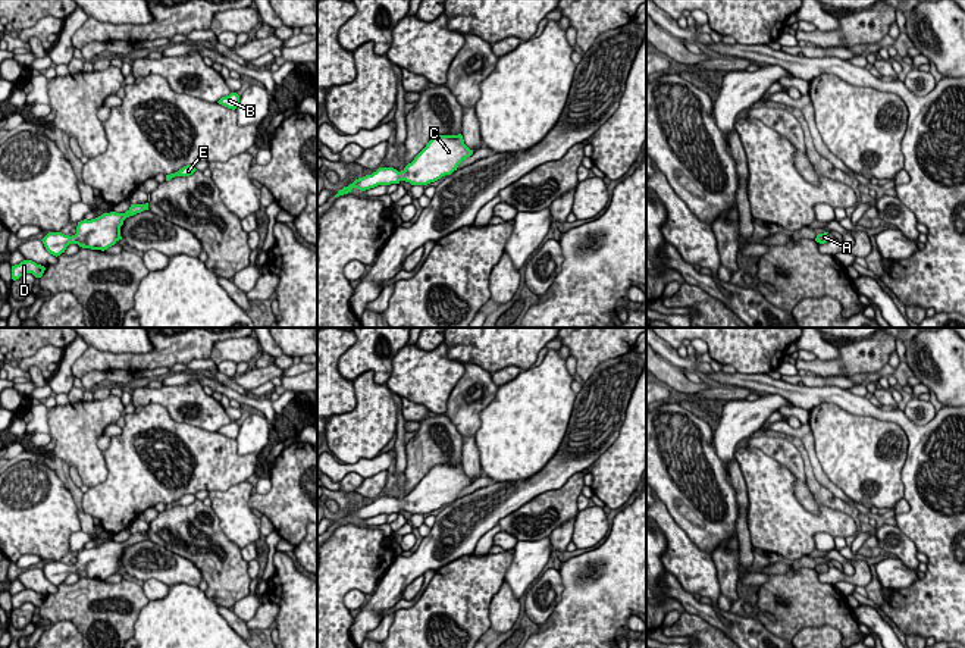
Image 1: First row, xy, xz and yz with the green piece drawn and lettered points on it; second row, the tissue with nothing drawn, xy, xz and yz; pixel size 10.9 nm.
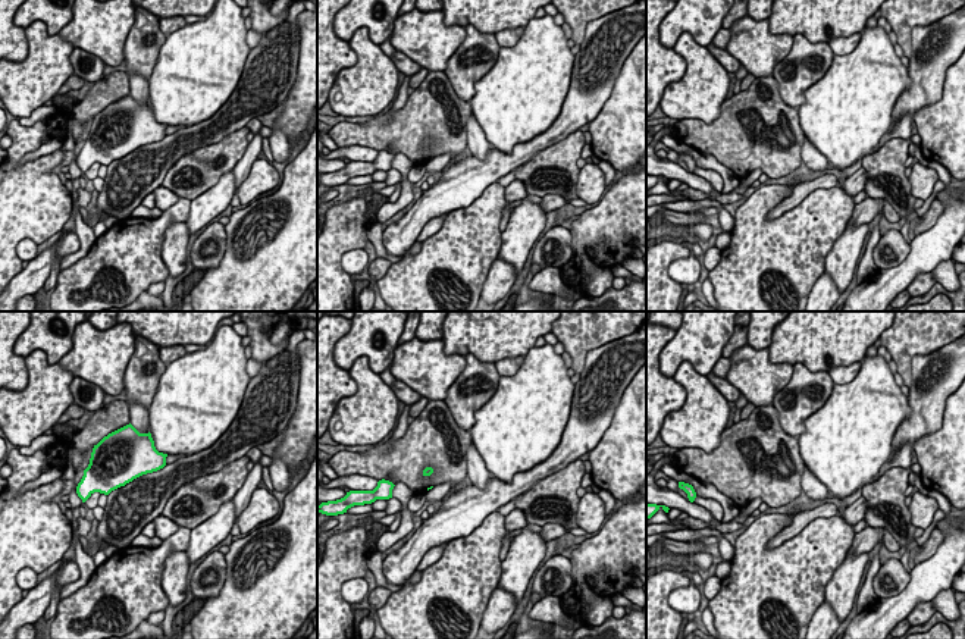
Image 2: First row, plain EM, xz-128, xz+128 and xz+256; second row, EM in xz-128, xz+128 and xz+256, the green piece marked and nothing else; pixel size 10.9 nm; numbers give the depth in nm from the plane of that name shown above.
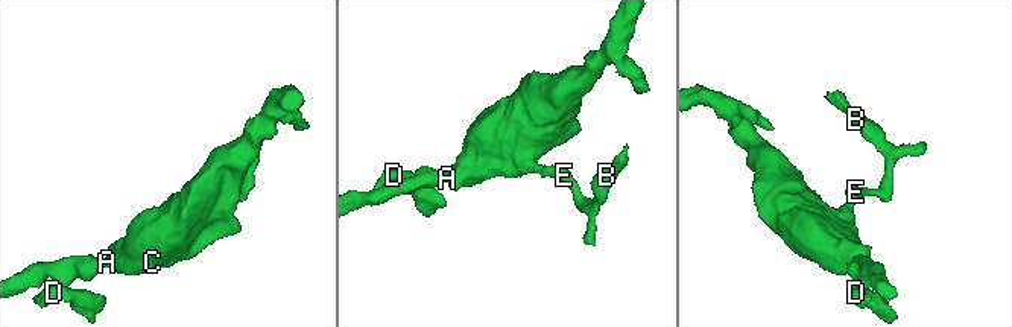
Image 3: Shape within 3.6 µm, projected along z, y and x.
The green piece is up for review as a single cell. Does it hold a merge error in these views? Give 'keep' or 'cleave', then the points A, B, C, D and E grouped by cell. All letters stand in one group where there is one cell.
keep | A B C D E

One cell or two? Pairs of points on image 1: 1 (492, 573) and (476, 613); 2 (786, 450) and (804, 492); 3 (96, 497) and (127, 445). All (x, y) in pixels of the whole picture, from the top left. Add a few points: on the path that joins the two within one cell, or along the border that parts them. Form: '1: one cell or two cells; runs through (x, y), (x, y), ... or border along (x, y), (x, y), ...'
1: one cell; runs through (482, 584), (476, 589), (476, 603)
2: one cell; runs through (792, 460), (801, 482)
3: one cell; runs through (109, 487), (127, 469), (127, 459)

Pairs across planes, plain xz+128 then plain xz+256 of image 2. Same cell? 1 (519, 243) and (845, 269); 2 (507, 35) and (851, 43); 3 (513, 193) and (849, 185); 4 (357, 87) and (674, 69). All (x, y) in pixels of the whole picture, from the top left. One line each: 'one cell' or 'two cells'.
1: one cell
2: one cell
3: one cell
4: two cells

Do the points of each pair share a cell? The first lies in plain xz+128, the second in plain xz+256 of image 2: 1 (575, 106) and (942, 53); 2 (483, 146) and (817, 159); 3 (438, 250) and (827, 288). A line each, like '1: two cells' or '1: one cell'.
1: one cell
2: one cell
3: two cells

